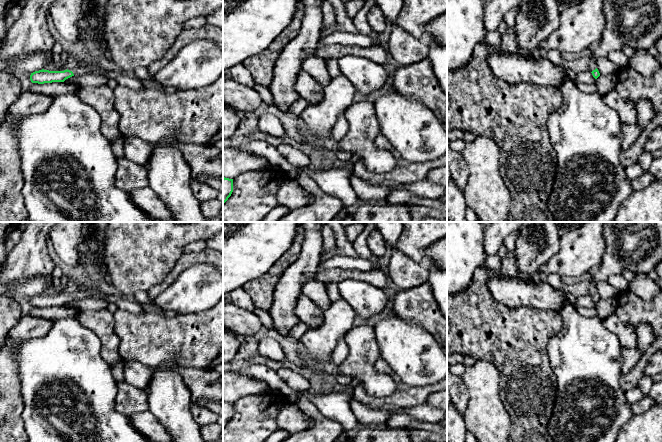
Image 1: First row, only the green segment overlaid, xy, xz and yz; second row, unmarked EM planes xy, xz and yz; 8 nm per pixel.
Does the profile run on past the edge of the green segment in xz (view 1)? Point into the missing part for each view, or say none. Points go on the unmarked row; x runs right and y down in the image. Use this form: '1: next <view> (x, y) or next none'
1: next none

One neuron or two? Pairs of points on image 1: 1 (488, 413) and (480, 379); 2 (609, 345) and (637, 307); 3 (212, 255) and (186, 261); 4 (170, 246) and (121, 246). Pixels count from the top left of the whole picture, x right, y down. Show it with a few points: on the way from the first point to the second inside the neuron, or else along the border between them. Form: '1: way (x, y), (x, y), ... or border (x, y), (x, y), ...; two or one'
1: way (485, 405), (483, 387); one
2: border (602, 320), (602, 323), (616, 336), (622, 347); two
3: way (206, 256), (192, 258); one
4: way (158, 246), (133, 246); one

